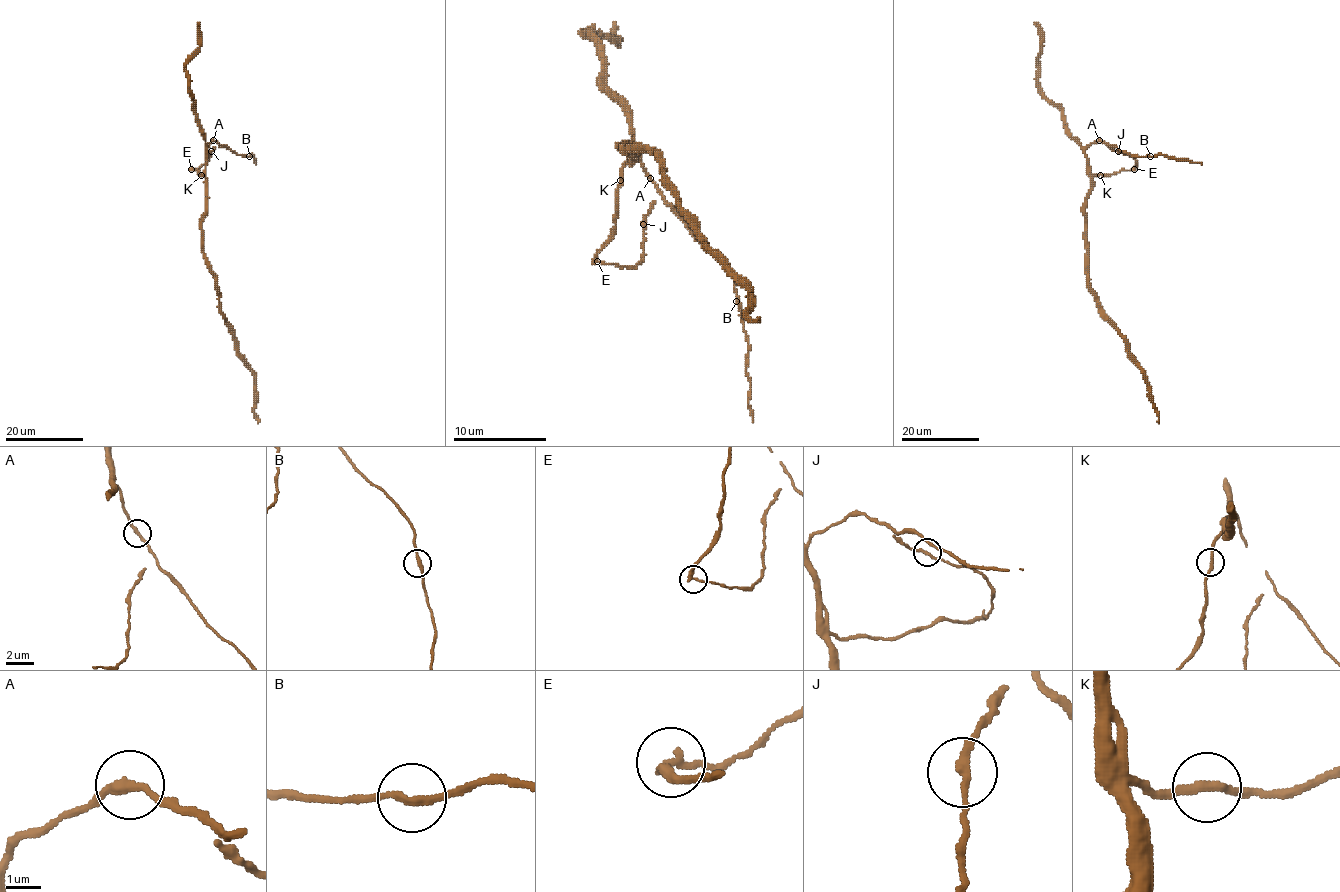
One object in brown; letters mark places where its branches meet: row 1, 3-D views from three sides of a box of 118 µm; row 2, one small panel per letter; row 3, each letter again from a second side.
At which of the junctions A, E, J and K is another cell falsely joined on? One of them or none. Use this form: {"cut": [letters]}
{"cut": []}

